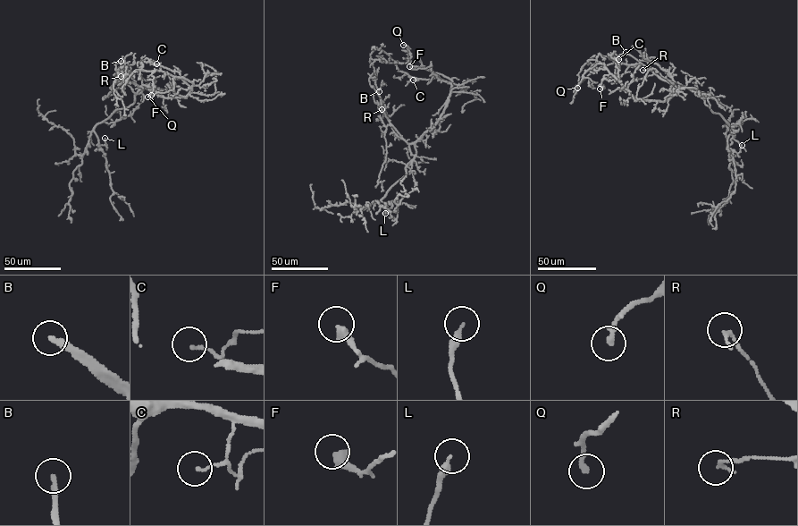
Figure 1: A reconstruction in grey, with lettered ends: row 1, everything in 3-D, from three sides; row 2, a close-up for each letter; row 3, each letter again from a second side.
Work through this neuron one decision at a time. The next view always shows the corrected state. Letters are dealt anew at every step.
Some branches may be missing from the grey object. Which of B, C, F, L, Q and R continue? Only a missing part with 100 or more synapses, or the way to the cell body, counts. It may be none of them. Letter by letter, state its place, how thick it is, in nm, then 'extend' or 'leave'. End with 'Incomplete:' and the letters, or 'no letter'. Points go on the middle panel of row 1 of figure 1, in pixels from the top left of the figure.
B: at (379, 91); 220 nm thick; extend
C: at (413, 80); 110 nm thick; leave
F: at (409, 66); 400 nm thick; leave
L: at (385, 213); 240 nm thick; leave
Q: at (403, 45); 240 nm thick; leave
R: at (382, 109); 160 nm thick; leave
Incomplete: B

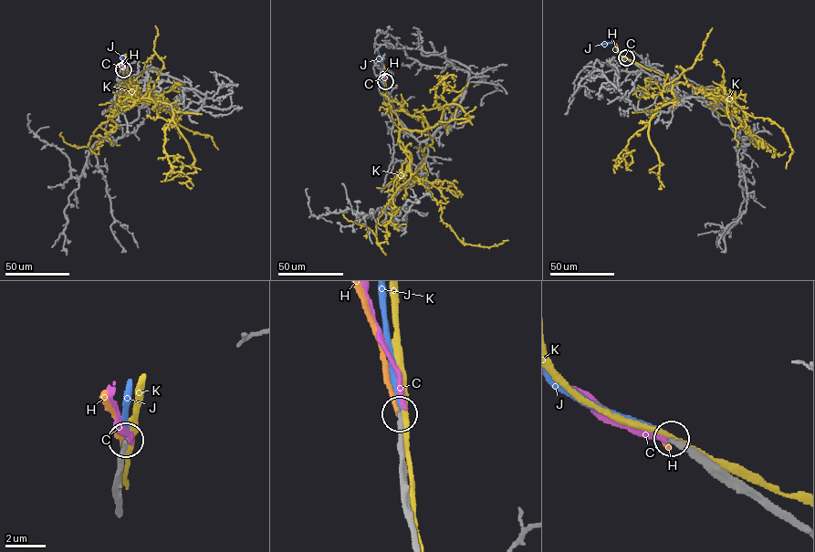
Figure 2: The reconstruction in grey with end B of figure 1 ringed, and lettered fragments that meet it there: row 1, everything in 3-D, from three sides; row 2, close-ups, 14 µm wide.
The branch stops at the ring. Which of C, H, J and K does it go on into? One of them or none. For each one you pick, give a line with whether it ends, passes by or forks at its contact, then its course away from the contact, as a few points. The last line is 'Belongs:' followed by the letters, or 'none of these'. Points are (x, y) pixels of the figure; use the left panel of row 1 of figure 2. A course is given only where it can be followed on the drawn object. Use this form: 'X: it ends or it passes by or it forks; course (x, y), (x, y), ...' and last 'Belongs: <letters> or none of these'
J: it ends; course (123, 69), (122, 56), (120, 59)
Belongs: J

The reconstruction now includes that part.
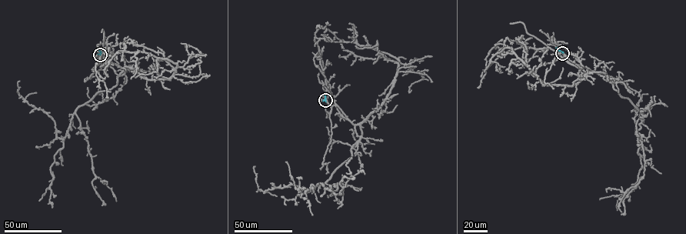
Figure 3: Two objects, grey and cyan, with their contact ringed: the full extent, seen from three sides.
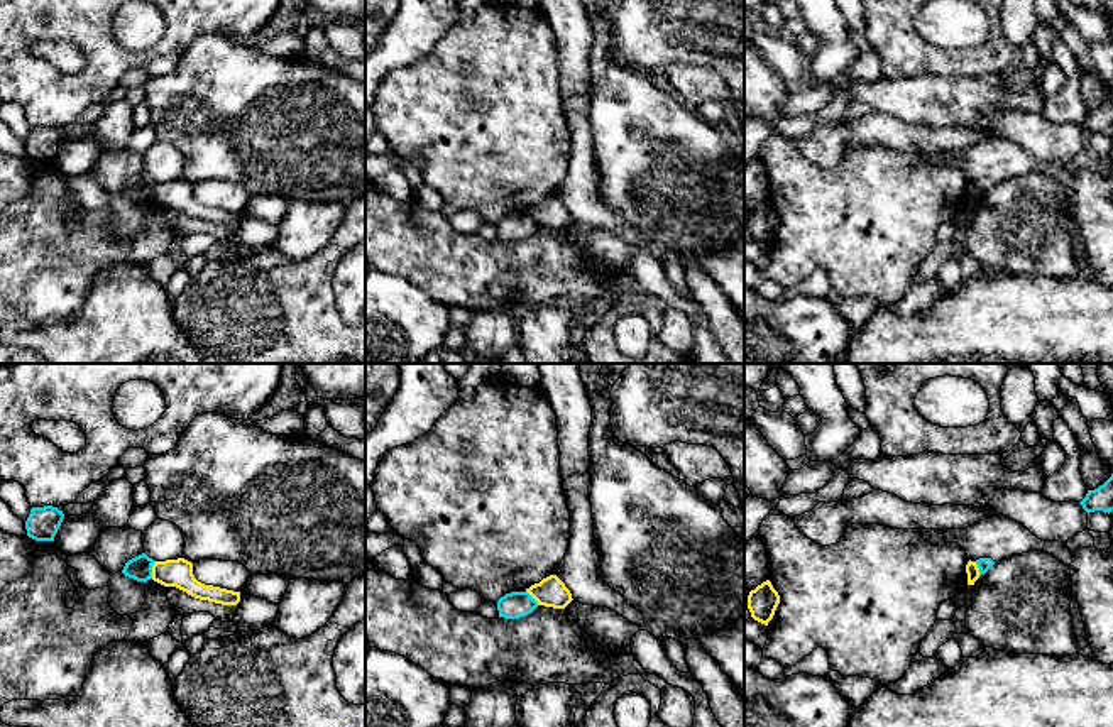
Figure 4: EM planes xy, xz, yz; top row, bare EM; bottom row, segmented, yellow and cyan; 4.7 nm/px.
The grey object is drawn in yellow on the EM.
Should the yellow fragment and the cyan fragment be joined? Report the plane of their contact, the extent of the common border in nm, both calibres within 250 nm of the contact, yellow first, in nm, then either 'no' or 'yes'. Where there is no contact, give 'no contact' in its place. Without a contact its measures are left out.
xy | 80 nm | 130/120 nm | no

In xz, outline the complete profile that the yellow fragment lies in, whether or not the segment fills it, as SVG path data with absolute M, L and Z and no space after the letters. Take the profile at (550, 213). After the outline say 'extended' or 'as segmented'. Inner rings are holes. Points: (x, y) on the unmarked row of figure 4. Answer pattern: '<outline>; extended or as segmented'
M550 196L540 205L531 206L526 213L538 223L538 227L565 230L573 220L565 205L556 198Z; as segmented

